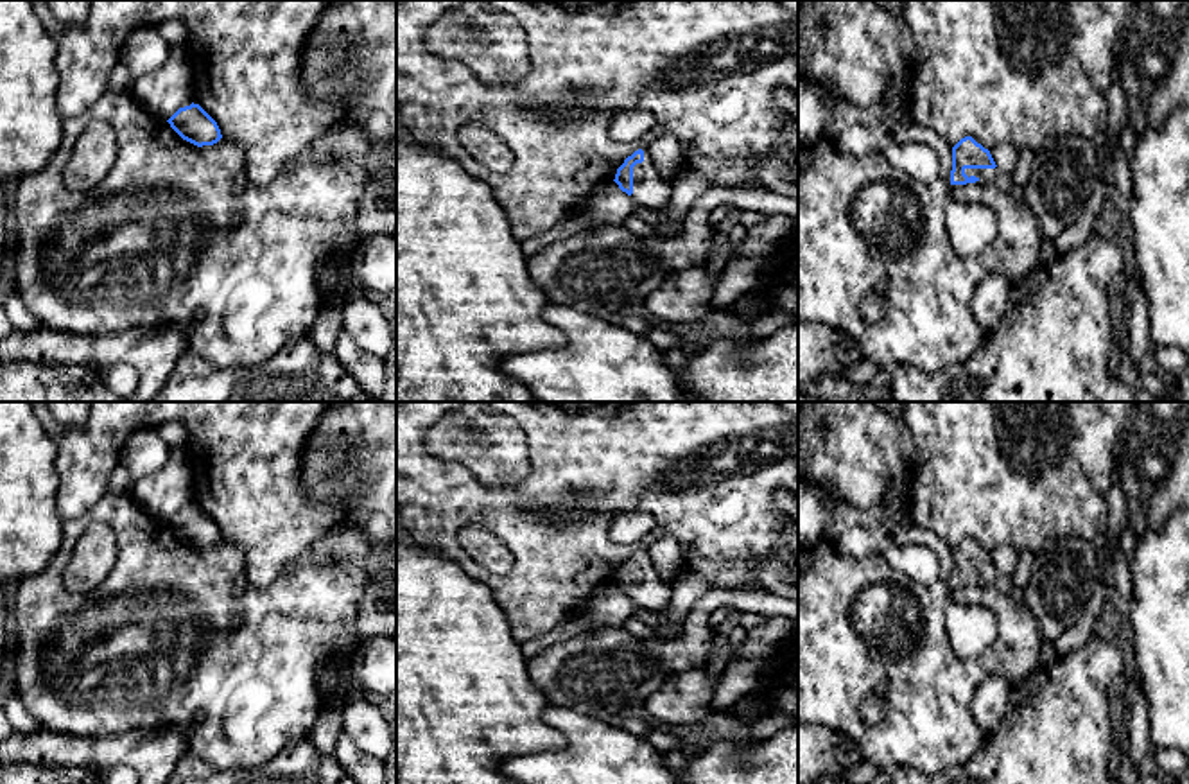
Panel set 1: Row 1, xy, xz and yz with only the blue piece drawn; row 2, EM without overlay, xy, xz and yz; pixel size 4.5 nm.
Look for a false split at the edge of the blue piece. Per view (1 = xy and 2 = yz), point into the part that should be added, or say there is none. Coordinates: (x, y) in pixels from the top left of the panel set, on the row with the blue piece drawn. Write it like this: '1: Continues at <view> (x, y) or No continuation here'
1: No continuation here
2: Continues at yz (985, 174)

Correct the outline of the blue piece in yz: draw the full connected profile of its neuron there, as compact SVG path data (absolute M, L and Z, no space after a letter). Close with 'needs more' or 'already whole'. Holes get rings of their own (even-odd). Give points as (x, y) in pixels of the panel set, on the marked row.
M972 136L961 138L952 147L952 170L950 185L967 185L976 181L995 183L999 169L990 154L981 144Z | needs more

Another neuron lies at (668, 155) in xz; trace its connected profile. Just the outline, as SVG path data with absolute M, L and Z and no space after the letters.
M660 136L647 151L656 170L671 183L690 169L685 149L678 138Z

